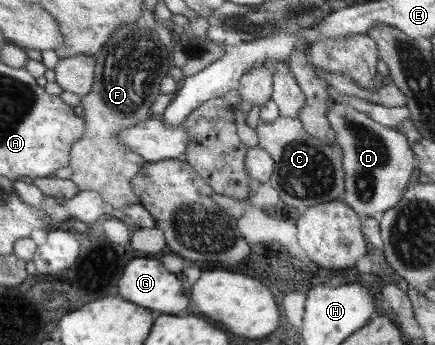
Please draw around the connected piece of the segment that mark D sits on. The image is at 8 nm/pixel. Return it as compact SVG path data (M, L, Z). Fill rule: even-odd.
M334 102L325 110L325 119L334 131L335 144L342 152L345 178L344 194L340 200L364 218L380 215L392 208L417 165L406 138L396 128L380 125L349 105Z

